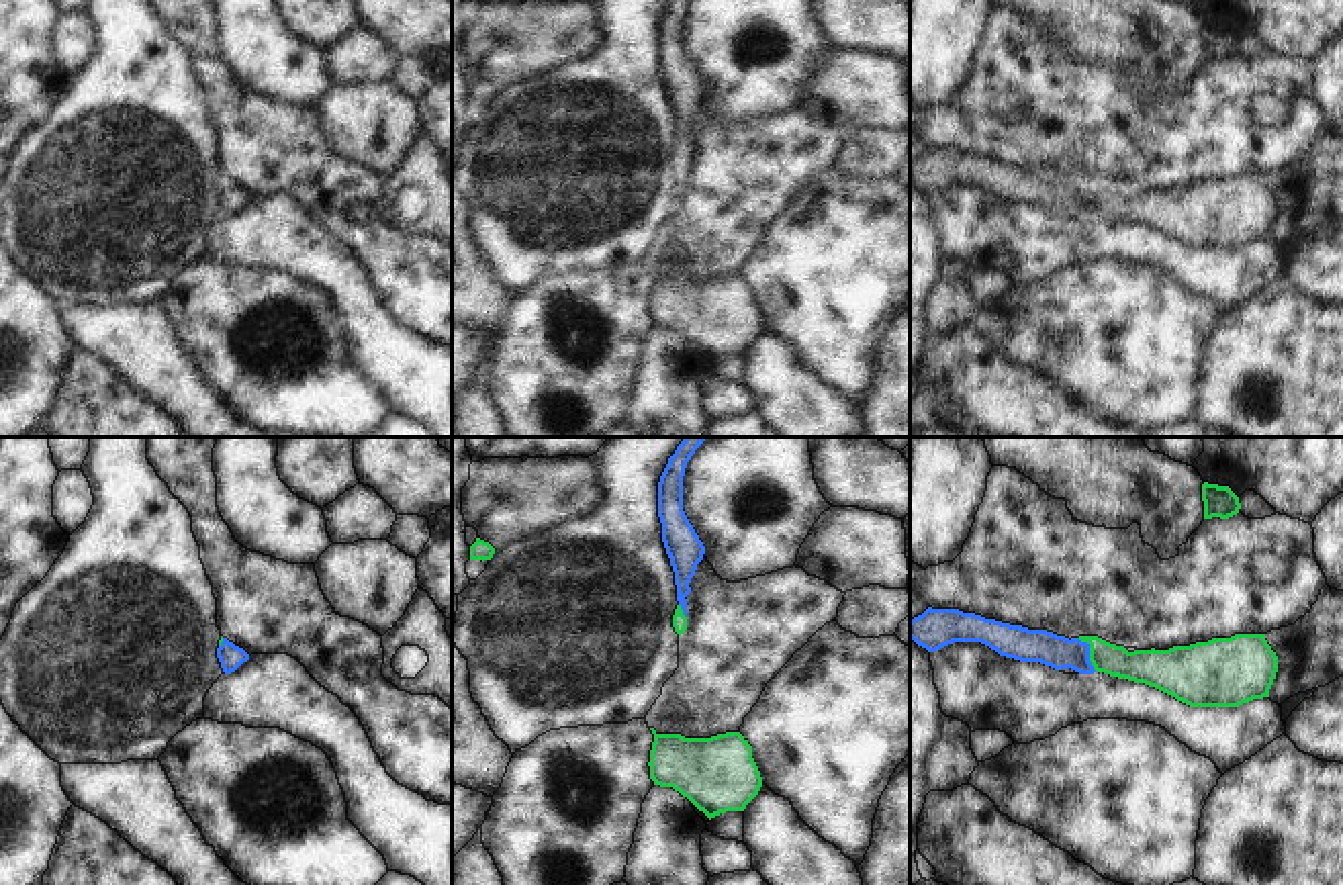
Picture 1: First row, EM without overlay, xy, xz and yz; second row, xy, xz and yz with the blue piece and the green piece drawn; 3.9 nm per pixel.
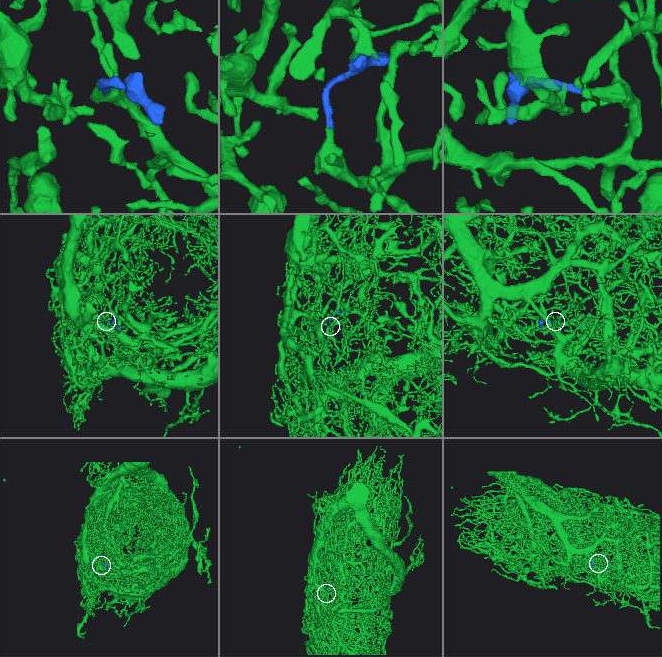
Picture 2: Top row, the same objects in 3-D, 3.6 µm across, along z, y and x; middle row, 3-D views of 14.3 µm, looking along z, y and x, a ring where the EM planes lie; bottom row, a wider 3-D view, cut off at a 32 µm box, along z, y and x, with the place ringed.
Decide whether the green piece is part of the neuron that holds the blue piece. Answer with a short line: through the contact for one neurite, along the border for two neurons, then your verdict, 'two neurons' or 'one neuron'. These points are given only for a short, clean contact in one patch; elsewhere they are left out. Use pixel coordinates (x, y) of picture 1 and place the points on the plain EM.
yz (1043, 189), (1059, 195), (1088, 195), (1125, 207), (1149, 209) | one neuron

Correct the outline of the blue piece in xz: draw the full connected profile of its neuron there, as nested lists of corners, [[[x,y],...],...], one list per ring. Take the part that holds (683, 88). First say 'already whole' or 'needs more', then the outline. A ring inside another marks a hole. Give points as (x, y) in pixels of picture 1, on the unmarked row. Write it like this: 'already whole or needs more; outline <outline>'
needs more; outline [[[668,0],[658,25],[658,59],[662,65],[662,84],[670,100],[677,127],[677,151],[673,170],[681,178],[687,172],[687,137],[697,106],[703,102],[705,88],[695,76],[683,53],[683,18],[691,0]]]

